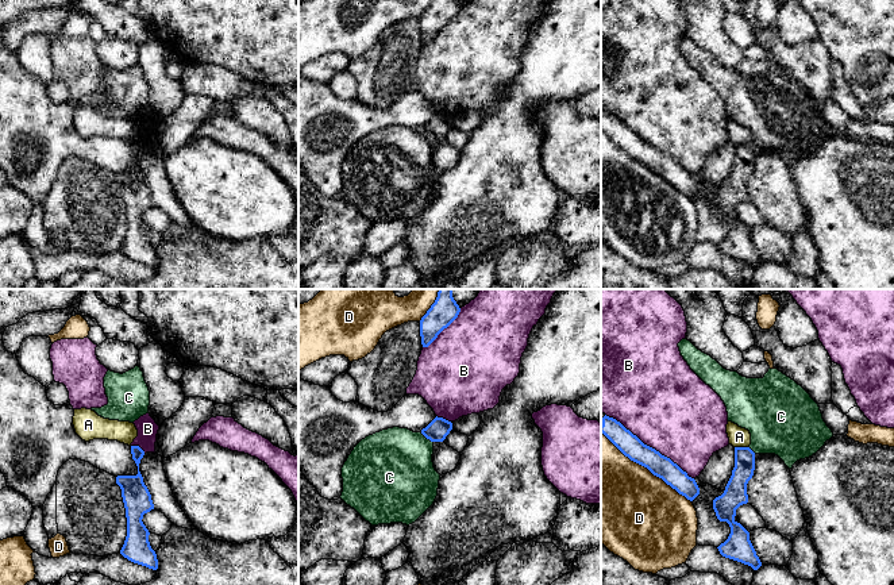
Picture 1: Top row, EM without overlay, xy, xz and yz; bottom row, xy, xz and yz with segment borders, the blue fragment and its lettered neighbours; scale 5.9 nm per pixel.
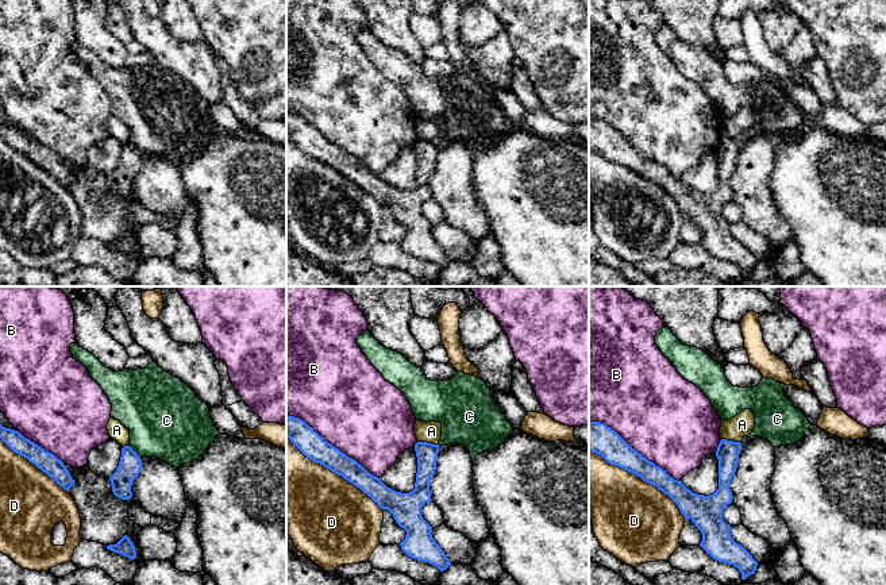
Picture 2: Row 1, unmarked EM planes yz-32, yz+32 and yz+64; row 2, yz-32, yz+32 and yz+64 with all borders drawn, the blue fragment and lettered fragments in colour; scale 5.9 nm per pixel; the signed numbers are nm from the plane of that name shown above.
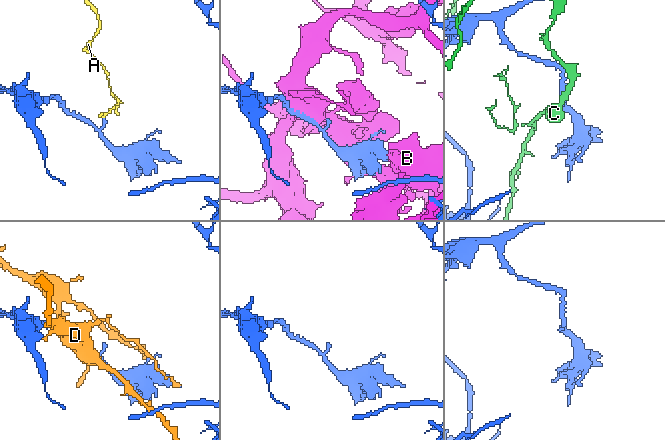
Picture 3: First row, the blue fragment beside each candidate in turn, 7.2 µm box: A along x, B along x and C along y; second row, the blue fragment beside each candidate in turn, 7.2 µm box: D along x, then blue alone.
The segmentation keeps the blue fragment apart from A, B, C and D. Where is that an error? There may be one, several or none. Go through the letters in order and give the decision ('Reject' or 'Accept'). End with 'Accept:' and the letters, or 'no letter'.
A: Reject
B: Reject
C: Reject
D: Reject
Accept: no letter

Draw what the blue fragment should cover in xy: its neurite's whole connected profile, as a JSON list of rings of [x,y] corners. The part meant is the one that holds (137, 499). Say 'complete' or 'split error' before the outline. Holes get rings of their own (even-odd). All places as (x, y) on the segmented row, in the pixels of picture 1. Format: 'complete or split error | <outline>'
complete | [[[131,446],[131,454],[138,466],[138,474],[116,477],[116,484],[122,489],[127,517],[127,536],[120,554],[134,563],[157,570],[157,554],[149,542],[150,532],[142,522],[143,515],[154,509],[151,494],[139,472],[139,463],[144,451],[139,446]]]

